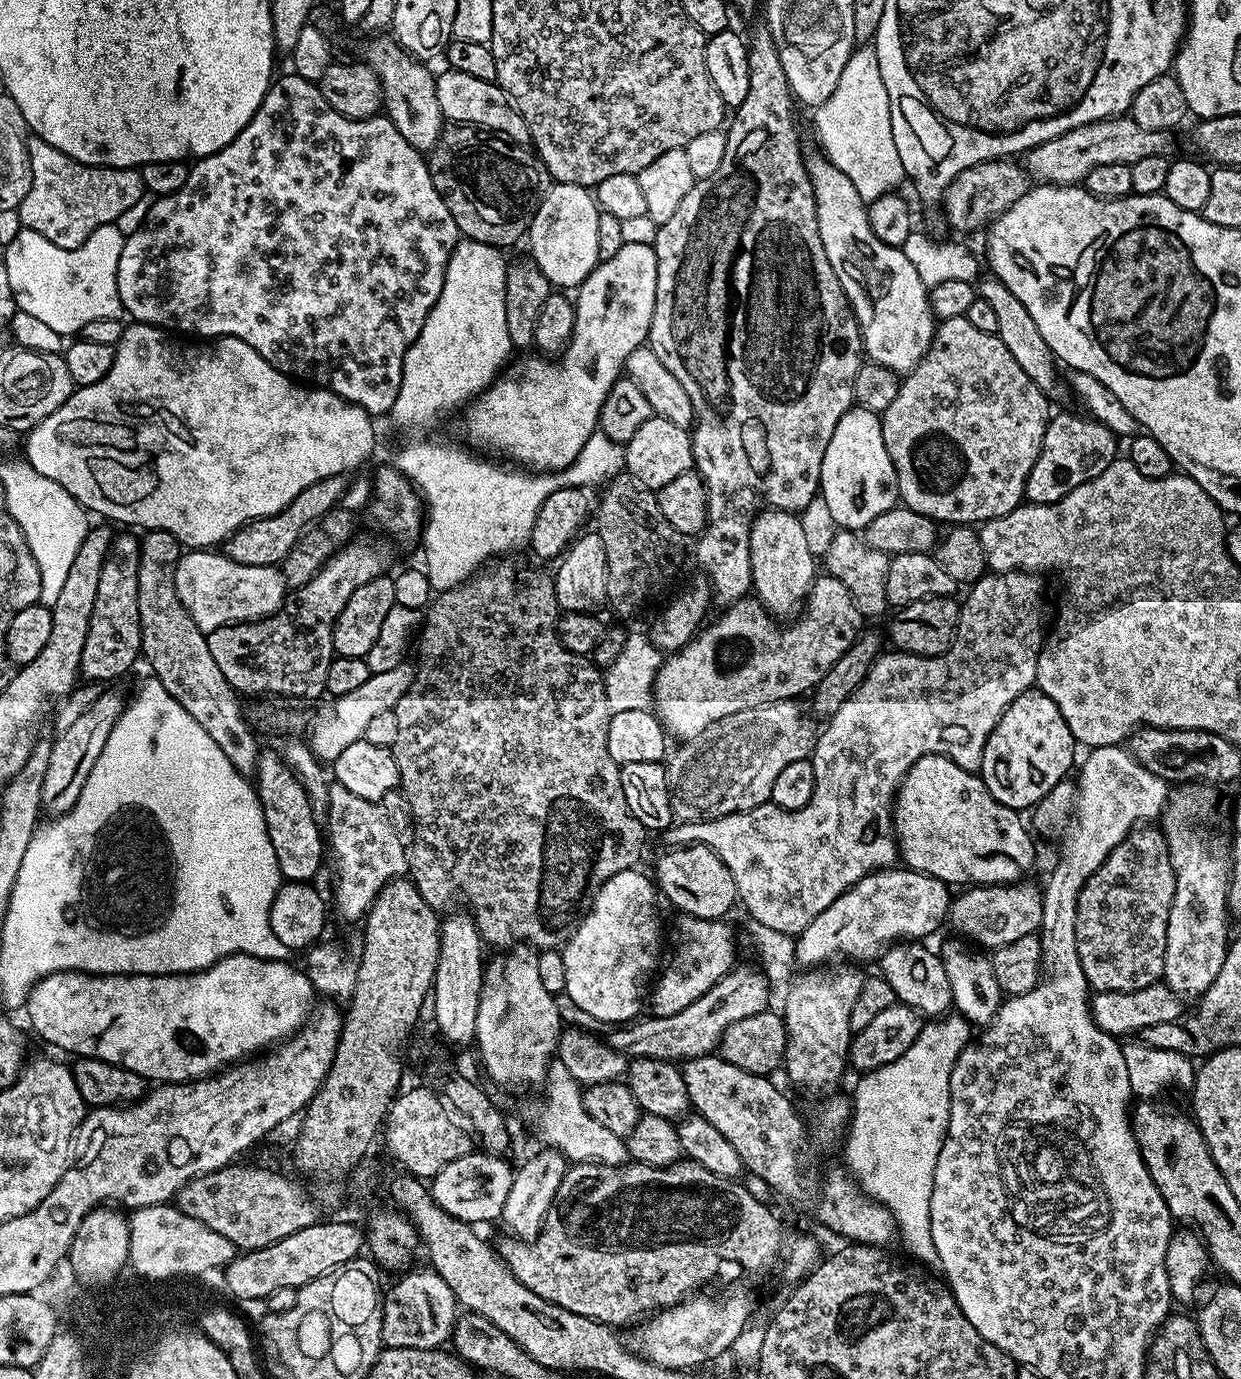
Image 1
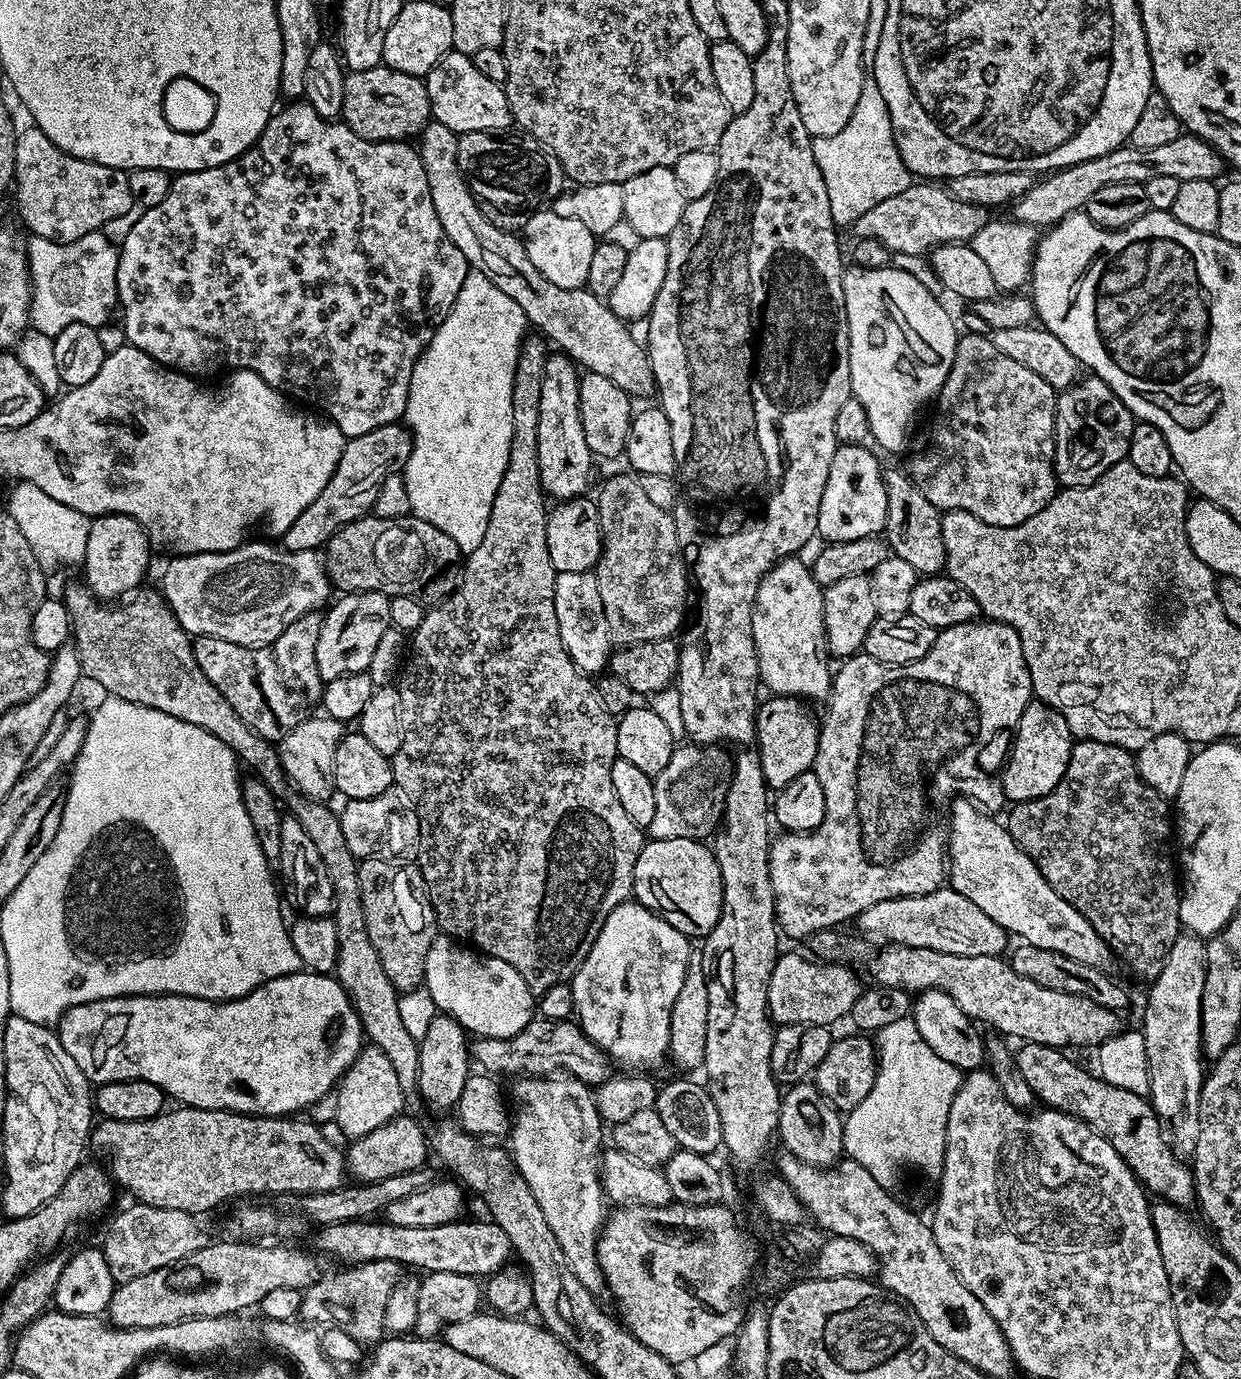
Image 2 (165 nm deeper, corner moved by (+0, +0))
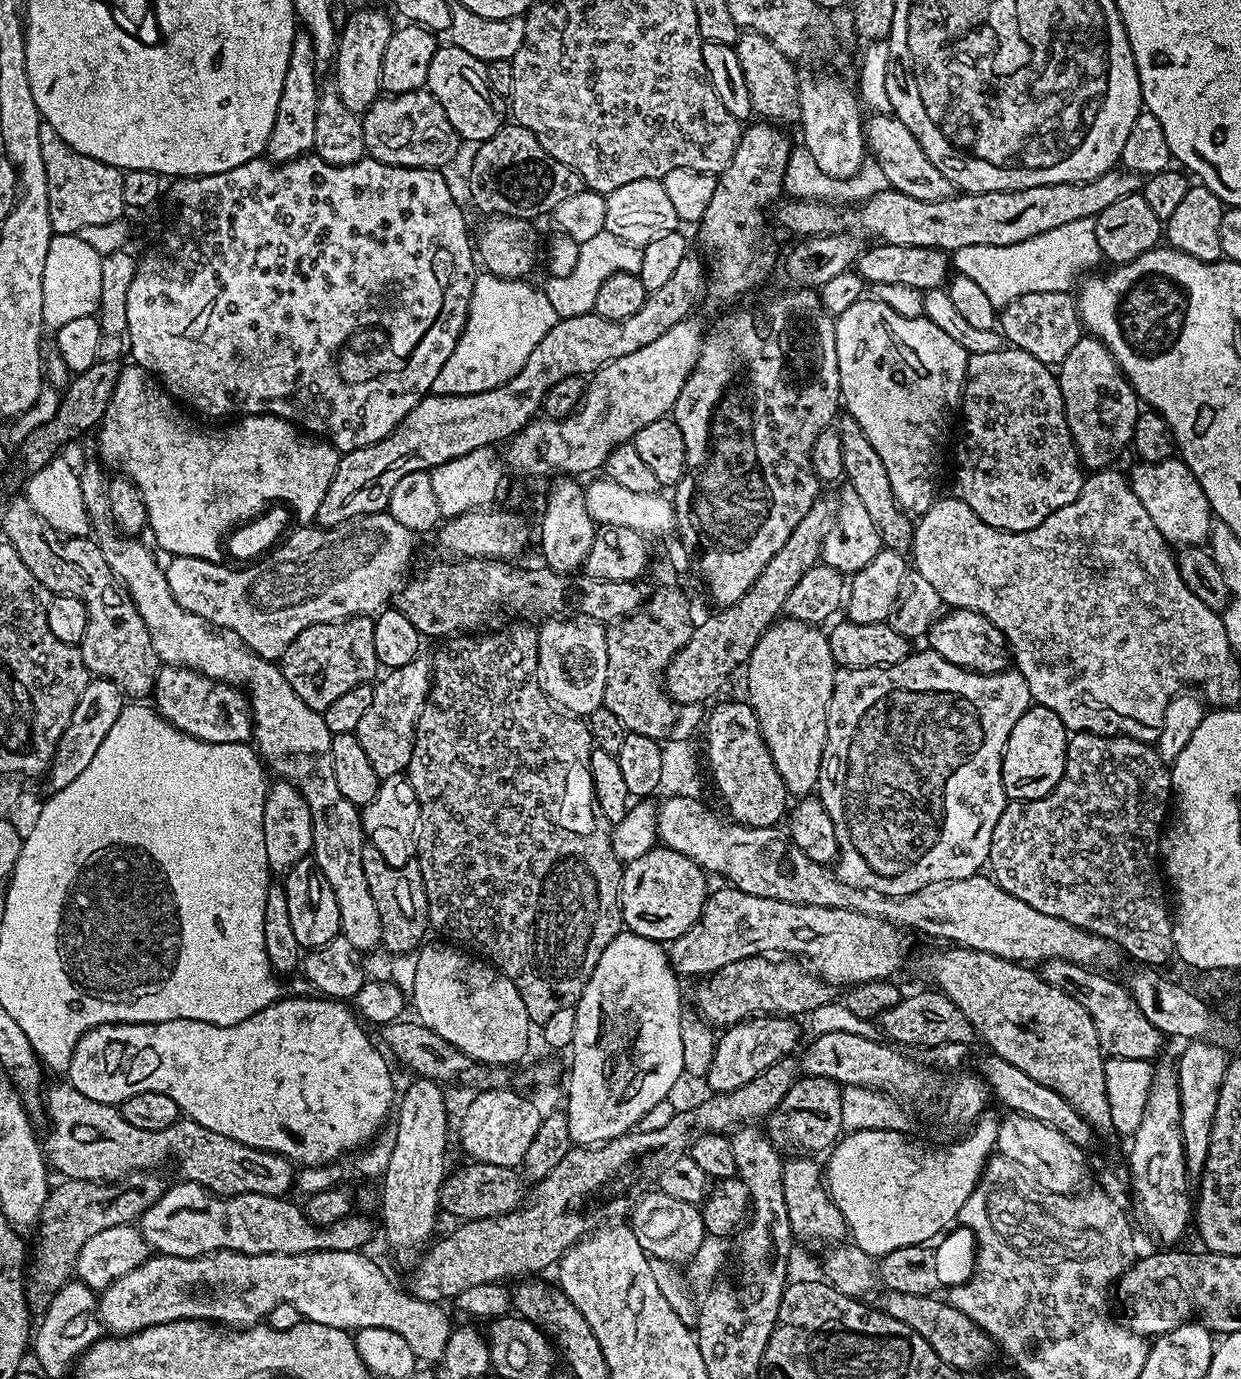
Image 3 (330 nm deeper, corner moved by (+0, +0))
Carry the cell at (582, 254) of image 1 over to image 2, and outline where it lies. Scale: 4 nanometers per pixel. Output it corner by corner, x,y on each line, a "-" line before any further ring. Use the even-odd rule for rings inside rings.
551,208
537,209
524,224
522,238
527,257
547,281
562,289
586,286
592,254
598,240
592,231
586,230
582,222
556,214

